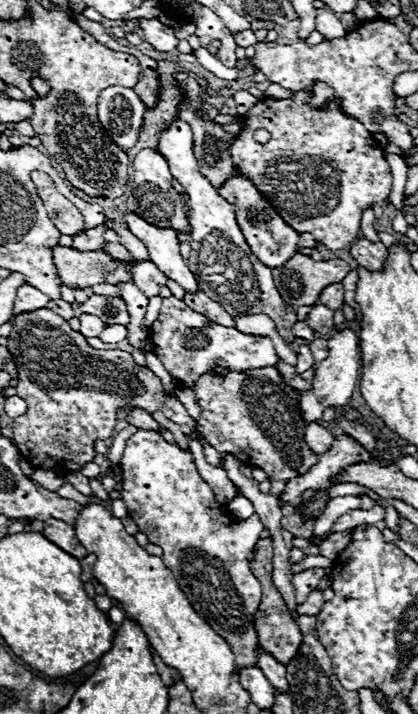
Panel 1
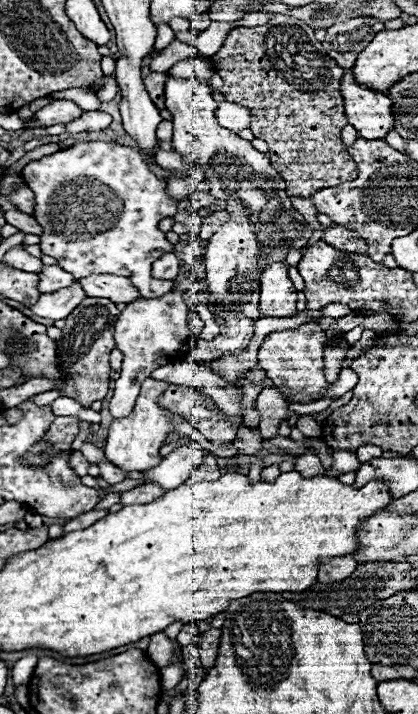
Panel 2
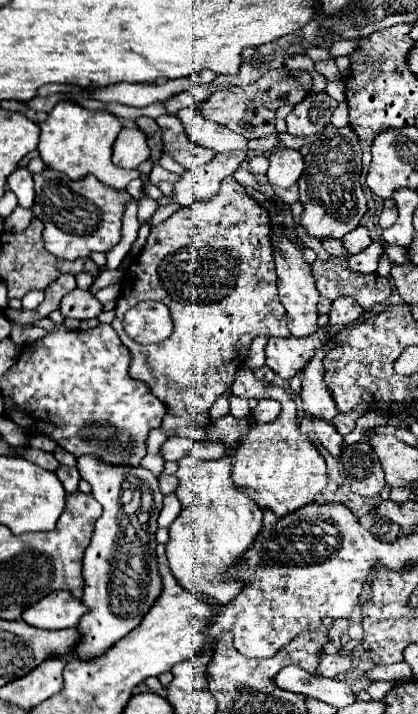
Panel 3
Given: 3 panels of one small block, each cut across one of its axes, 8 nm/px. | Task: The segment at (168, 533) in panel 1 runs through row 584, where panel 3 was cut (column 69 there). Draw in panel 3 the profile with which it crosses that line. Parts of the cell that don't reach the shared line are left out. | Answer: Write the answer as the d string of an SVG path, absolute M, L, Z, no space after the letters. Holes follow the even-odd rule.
M44 170L34 176L36 202L34 216L44 222L44 246L62 260L86 258L92 252L110 252L120 242L122 214L132 196L126 190L114 190L94 176L70 180L56 170Z

